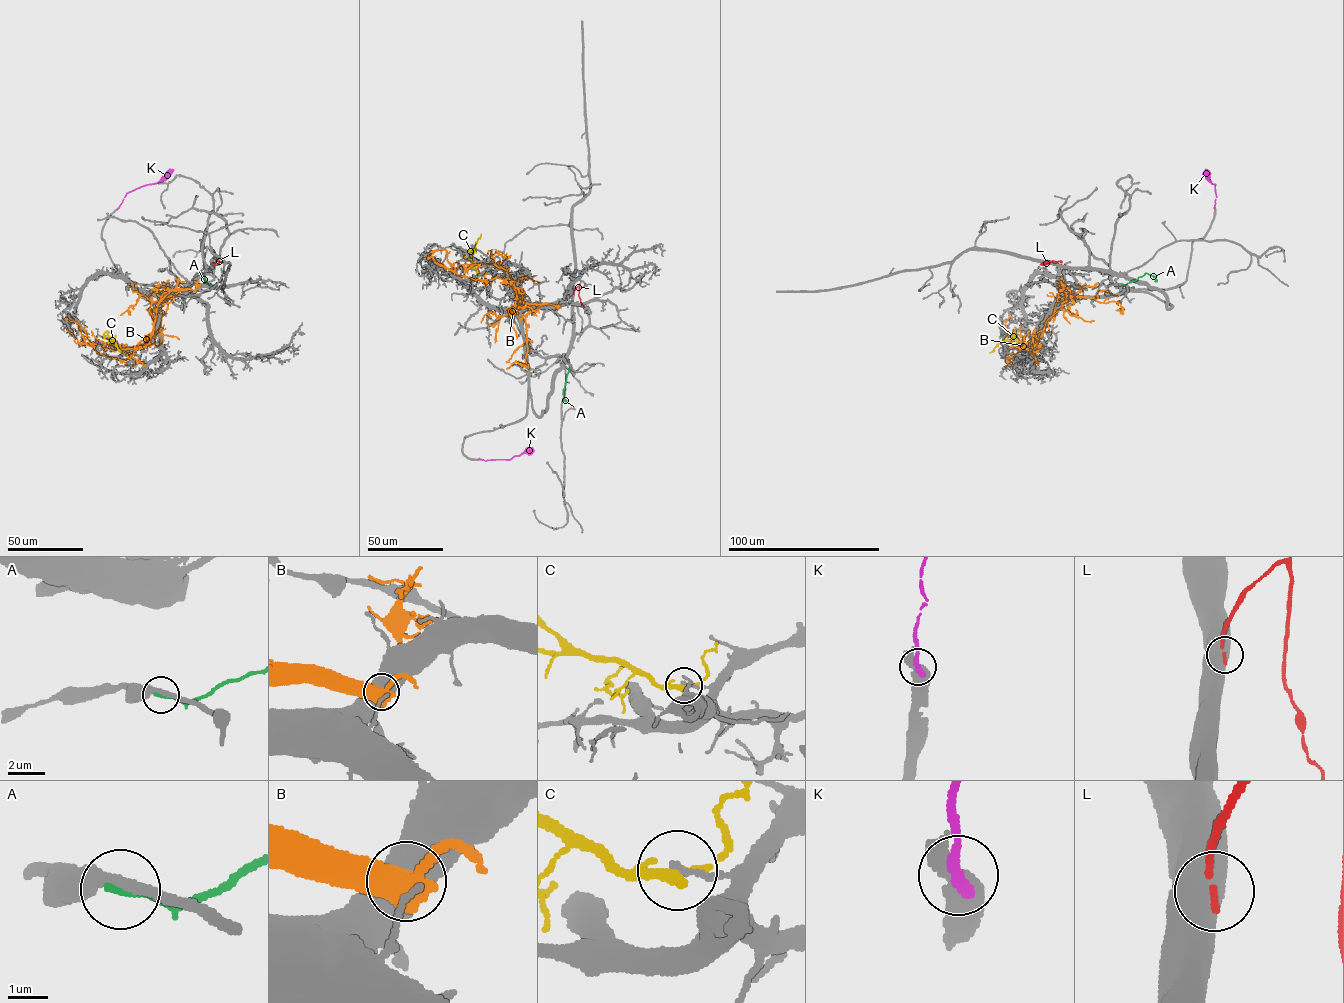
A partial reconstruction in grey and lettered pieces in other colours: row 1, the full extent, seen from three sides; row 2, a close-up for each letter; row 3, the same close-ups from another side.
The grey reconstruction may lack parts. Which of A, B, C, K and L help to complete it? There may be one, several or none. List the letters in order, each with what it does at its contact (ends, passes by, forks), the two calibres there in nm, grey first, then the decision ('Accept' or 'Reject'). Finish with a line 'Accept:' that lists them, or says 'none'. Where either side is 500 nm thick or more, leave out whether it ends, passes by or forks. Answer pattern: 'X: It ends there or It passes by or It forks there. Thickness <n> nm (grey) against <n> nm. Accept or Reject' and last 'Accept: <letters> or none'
A: It ends there. Thickness 380 nm (grey) against 280 nm. Reject
B: Thickness 800 nm (grey) against 600 nm. Reject
C: It forks there. Thickness 180 nm (grey) against 220 nm. Reject
K: It ends there. Thickness 420 nm (grey) against 320 nm. Reject
L: Thickness 750 nm (grey) against 200 nm. Reject
Accept: none

